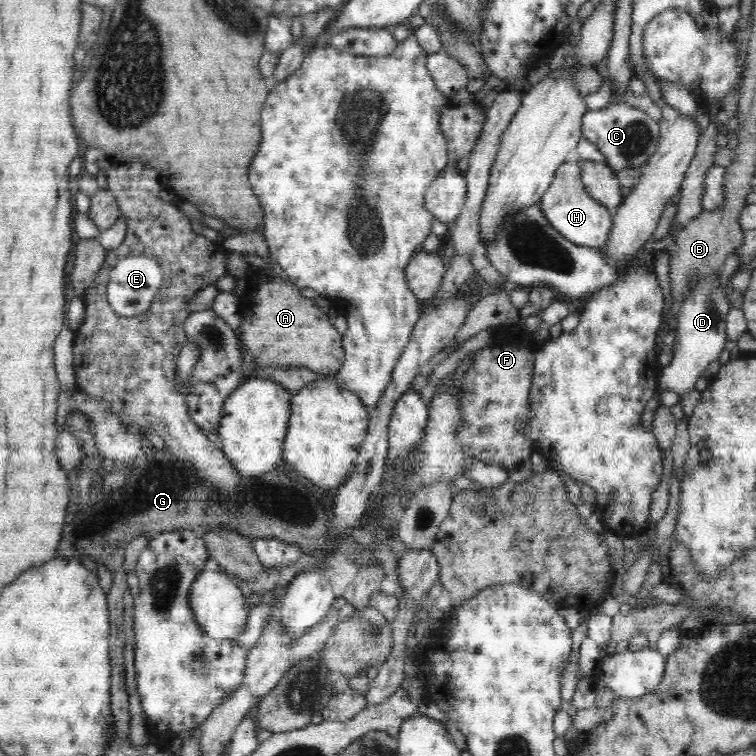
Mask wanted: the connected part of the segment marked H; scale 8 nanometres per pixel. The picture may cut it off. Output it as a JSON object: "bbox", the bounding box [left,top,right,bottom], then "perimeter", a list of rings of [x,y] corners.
{"bbox":[539,156,613,249],"perimeter":[[[572,156],[557,168],[553,181],[539,201],[539,207],[554,230],[560,232],[570,242],[599,249],[610,236],[613,212],[585,191],[582,177],[580,177],[582,167],[578,161]]]}

